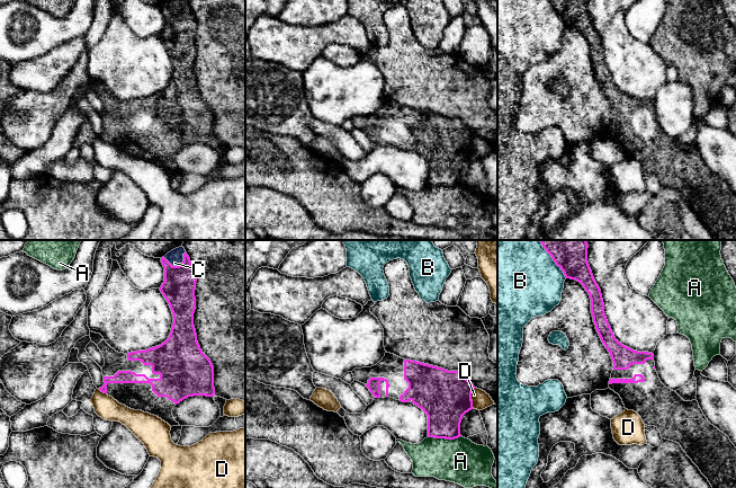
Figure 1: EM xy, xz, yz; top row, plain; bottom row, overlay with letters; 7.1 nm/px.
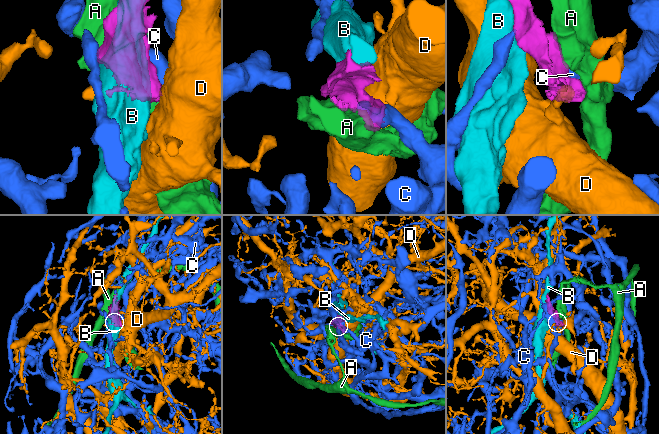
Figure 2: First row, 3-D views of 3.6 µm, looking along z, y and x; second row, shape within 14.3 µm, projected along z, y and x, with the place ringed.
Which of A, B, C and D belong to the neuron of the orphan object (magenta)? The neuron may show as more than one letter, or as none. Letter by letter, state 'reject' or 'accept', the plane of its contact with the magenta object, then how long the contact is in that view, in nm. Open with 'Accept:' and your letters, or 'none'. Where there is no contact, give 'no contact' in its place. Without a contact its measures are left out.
Accept: none
A: reject; contact in xz; length 240 nm
B: reject; contact in yz; length 240 nm
C: reject; contact in xy; length 160 nm
D: reject; contact in xz; length 150 nm

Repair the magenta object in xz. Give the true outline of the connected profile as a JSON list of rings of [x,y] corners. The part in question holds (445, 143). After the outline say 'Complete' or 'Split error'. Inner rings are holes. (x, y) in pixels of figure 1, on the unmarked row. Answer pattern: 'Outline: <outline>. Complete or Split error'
Outline: [[[386,99],[376,113],[354,116],[352,122],[376,145],[391,144],[421,156],[428,163],[429,185],[455,187],[461,184],[460,170],[463,163],[473,157],[472,140],[475,134],[460,119],[404,107]]]. Split error

